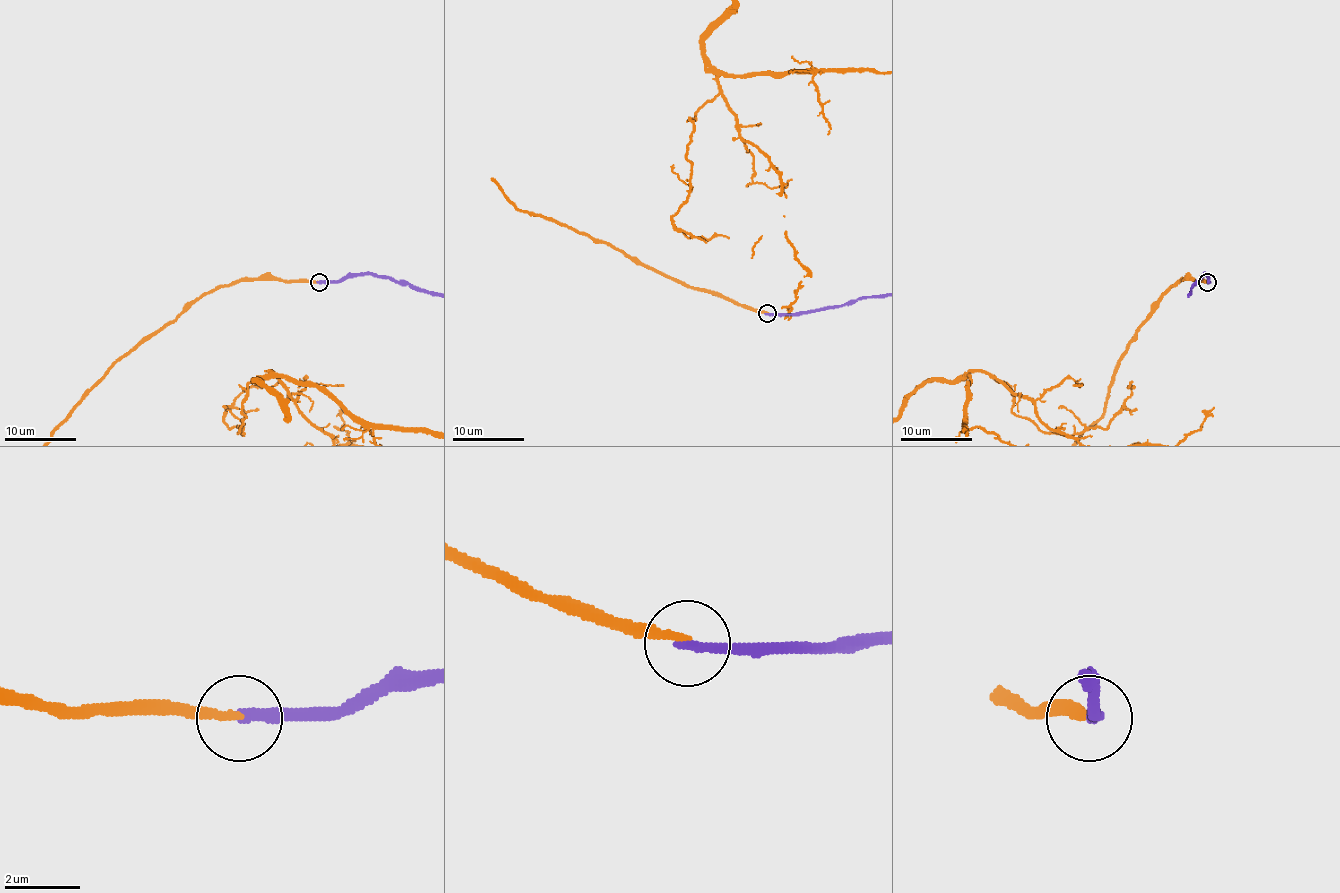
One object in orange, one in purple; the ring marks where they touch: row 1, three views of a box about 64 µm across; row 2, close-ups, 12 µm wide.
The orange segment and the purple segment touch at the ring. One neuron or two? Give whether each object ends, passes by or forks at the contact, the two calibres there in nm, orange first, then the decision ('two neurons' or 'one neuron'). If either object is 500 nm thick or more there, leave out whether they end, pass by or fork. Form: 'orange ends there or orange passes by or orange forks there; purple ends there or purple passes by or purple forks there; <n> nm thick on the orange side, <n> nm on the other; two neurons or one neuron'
orange ends there; purple ends there; 220 nm thick on the orange side, 280 nm on the other; one neuron

